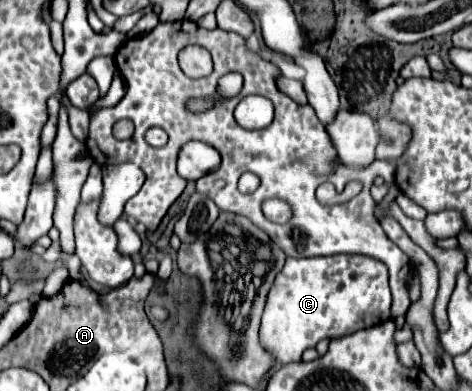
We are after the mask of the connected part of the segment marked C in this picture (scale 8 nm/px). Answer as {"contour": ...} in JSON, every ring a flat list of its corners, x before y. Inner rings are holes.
{"contour":[[346,253,288,259,270,287,260,321,262,347,274,357,270,369,300,361,304,349,314,347,320,339,350,335,392,319,390,303,388,269,378,259]]}

